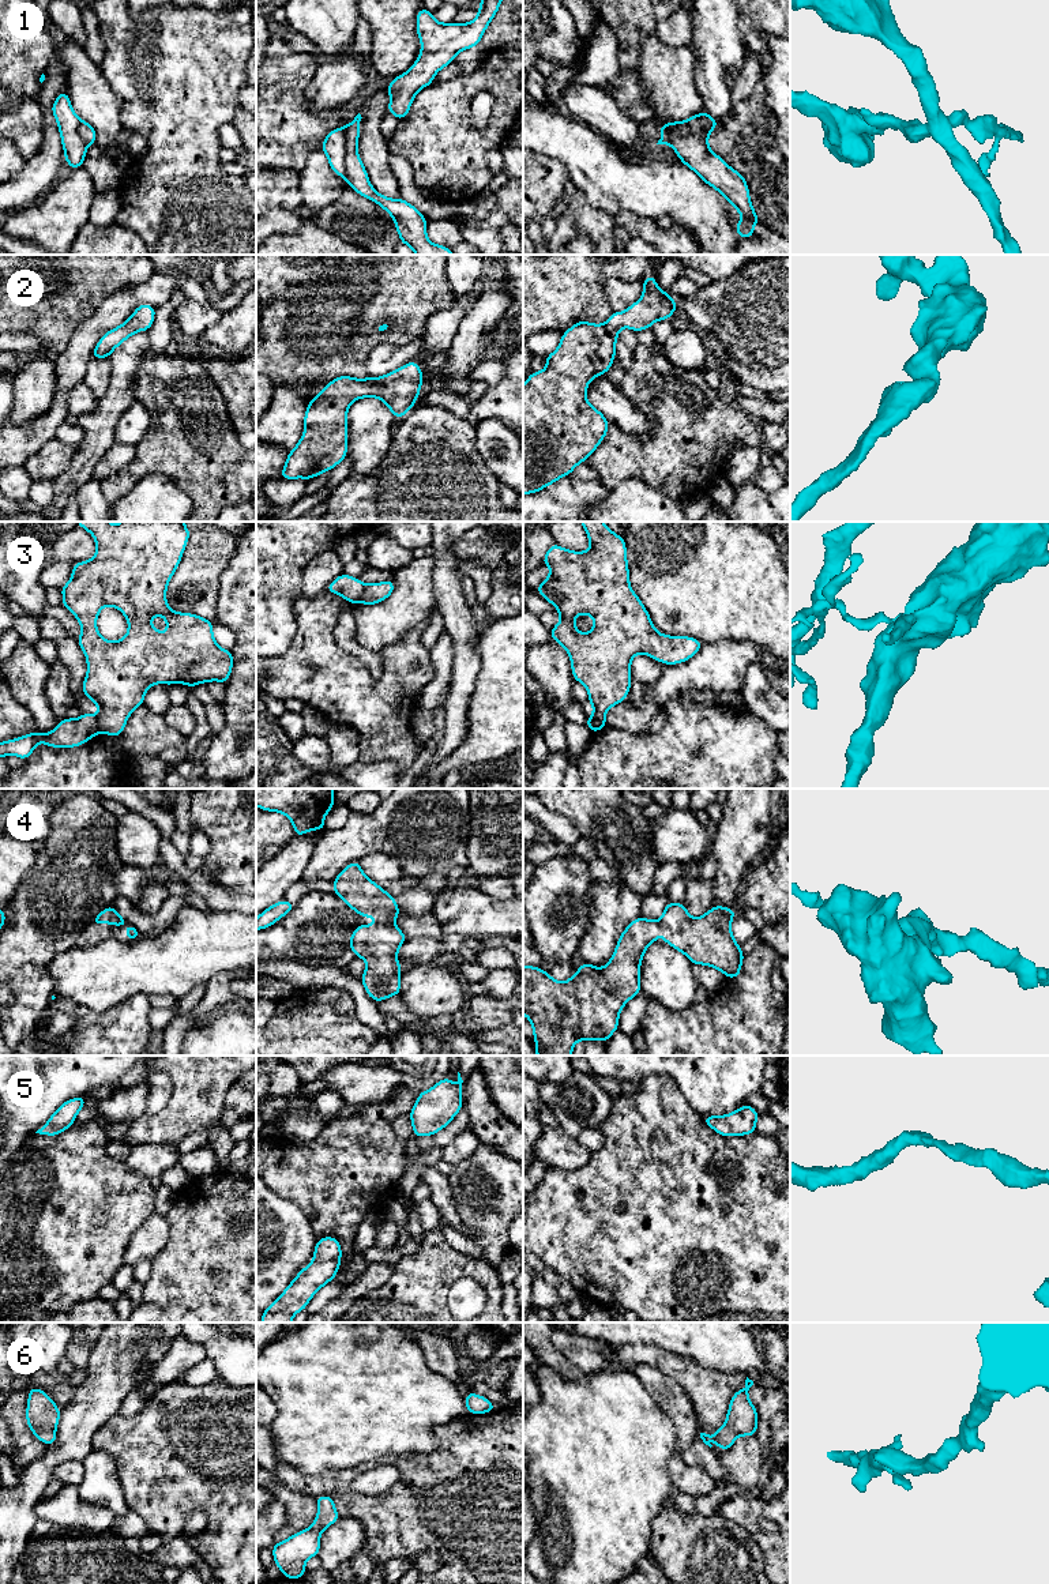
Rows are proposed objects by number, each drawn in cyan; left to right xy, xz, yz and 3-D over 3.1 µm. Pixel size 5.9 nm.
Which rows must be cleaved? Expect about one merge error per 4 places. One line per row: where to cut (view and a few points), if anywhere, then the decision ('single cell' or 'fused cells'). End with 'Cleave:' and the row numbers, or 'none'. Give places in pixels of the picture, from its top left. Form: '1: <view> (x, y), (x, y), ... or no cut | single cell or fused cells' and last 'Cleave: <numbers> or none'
1: yz (677, 127), (684, 135), (711, 130) | fused cells
2: no cut | single cell
3: xy (96, 715), (96, 727), (98, 730) | fused cells
4: no cut | single cell
5: no cut | single cell
6: no cut | single cell
Cleave: 1, 3

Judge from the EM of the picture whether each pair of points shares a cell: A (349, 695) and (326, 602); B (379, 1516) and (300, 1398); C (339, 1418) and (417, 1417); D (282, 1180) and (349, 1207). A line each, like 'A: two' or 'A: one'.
A: one
B: two
C: one
D: one

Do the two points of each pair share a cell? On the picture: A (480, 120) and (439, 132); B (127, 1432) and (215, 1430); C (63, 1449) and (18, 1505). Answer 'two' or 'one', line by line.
A: two
B: one
C: one

